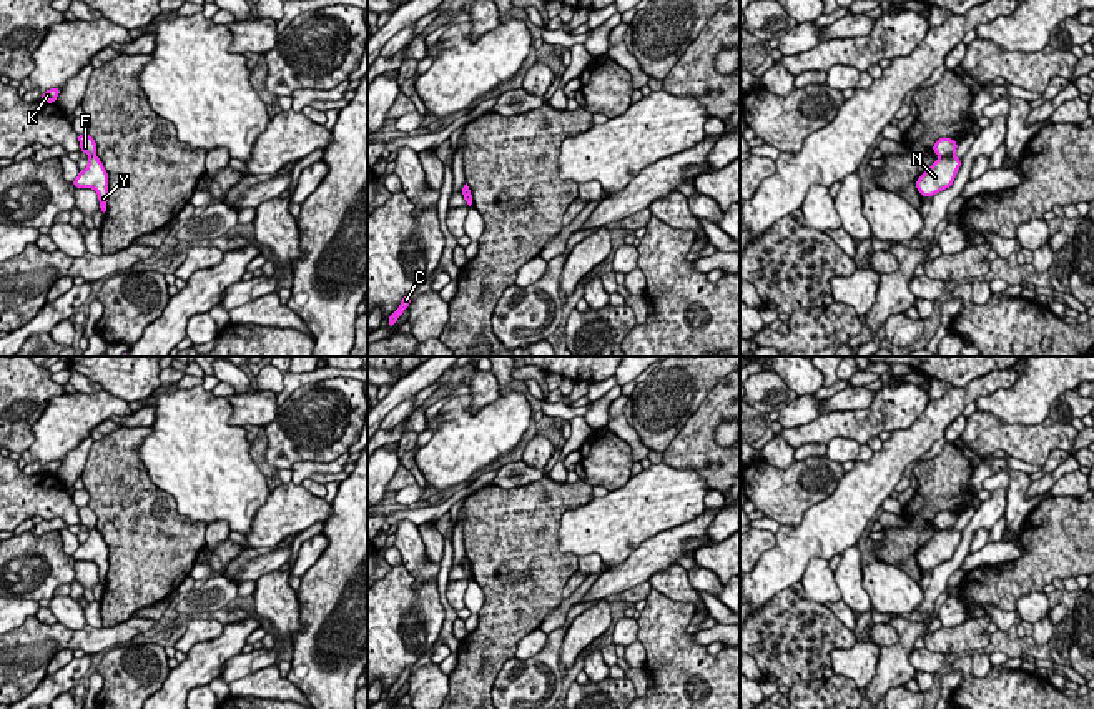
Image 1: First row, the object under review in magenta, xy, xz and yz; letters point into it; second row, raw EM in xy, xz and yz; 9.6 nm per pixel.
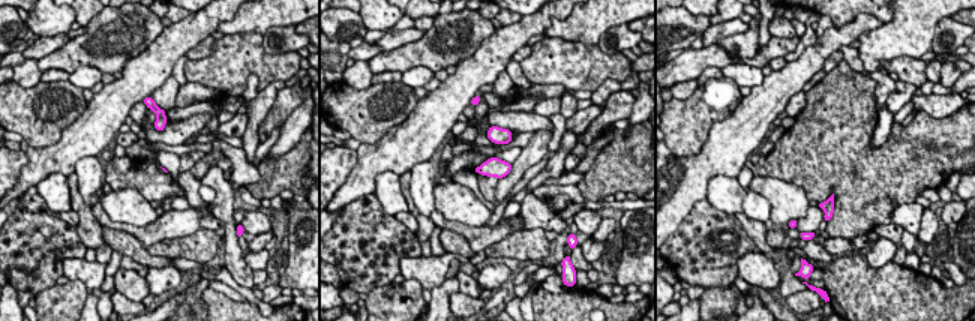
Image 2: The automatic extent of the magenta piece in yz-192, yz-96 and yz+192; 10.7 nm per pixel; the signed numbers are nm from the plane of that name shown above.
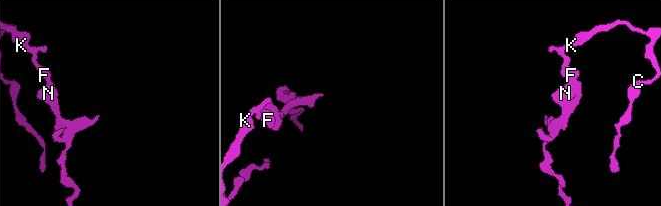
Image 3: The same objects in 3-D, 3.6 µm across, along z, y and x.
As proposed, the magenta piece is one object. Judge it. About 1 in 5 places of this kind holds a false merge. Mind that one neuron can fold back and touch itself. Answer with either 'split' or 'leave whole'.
split

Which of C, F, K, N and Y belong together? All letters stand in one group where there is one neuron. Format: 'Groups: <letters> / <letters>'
Groups: C F K / N Y

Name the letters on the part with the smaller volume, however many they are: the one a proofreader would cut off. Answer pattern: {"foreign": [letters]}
{"foreign": ["N", "Y"]}

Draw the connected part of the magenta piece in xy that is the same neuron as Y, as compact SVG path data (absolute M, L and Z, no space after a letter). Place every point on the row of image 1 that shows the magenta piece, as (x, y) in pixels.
M96 155L88 160L88 166L73 180L73 186L95 190L98 193L100 210L105 213L108 201L108 173Z

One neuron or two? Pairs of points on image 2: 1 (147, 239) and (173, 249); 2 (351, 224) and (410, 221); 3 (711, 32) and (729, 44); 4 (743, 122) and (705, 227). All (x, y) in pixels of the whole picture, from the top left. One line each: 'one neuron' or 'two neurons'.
1: two neurons
2: two neurons
3: two neurons
4: two neurons

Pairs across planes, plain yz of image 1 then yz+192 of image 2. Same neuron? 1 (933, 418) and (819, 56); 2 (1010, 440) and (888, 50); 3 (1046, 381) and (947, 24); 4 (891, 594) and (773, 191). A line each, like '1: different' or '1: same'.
1: same
2: different
3: different
4: same

